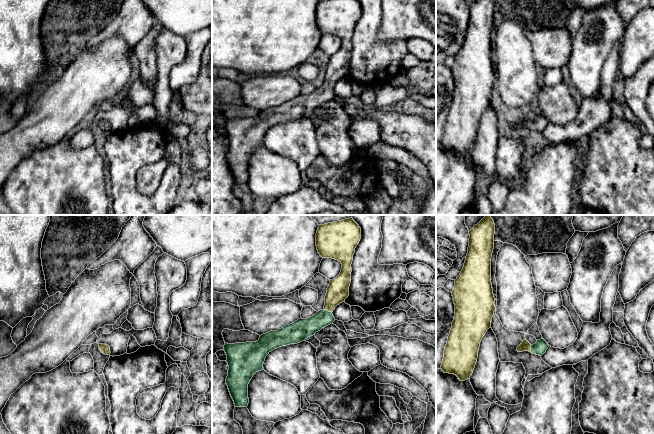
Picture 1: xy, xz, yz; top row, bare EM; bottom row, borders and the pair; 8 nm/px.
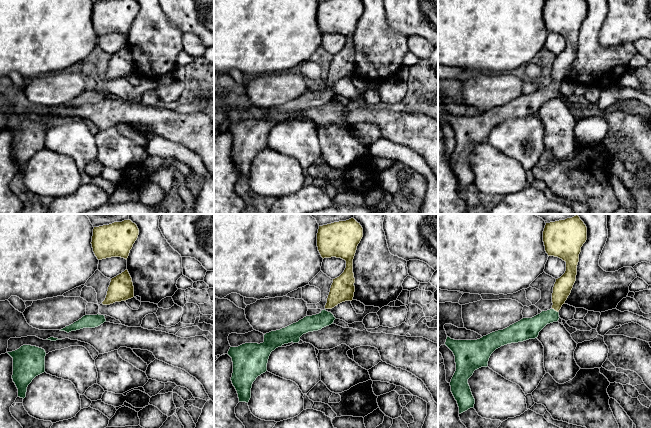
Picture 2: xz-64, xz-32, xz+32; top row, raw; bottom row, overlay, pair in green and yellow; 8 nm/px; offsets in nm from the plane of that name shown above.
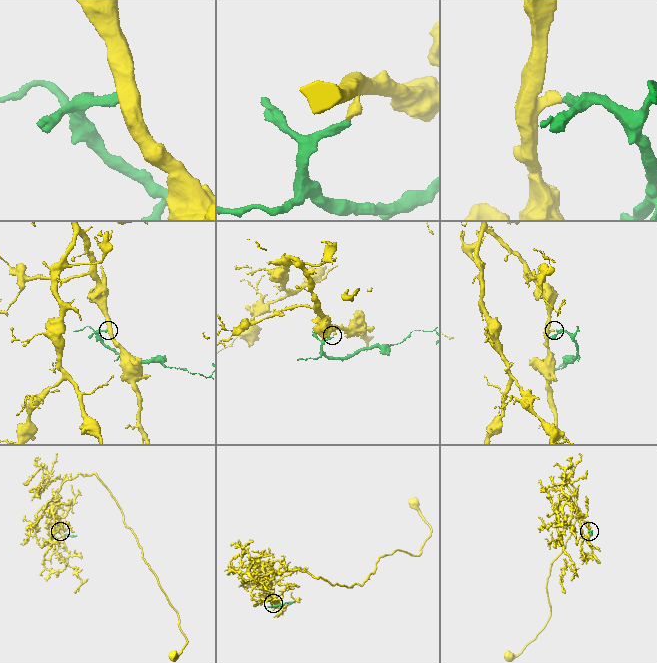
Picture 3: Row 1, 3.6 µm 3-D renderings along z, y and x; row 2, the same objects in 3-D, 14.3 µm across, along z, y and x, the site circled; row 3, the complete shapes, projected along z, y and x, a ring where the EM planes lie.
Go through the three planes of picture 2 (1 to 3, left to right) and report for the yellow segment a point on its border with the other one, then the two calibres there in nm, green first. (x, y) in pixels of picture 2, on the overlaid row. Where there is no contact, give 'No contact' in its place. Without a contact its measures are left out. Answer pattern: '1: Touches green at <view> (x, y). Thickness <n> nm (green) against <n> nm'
1: No contact
2: No contact
3: Touches green at xz+32 (554, 310). Thickness 170 nm (green) against 150 nm

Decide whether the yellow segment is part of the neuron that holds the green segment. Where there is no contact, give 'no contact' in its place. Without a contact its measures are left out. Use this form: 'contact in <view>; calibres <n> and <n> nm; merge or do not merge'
contact in xz; calibres 160 and 180 nm; merge

